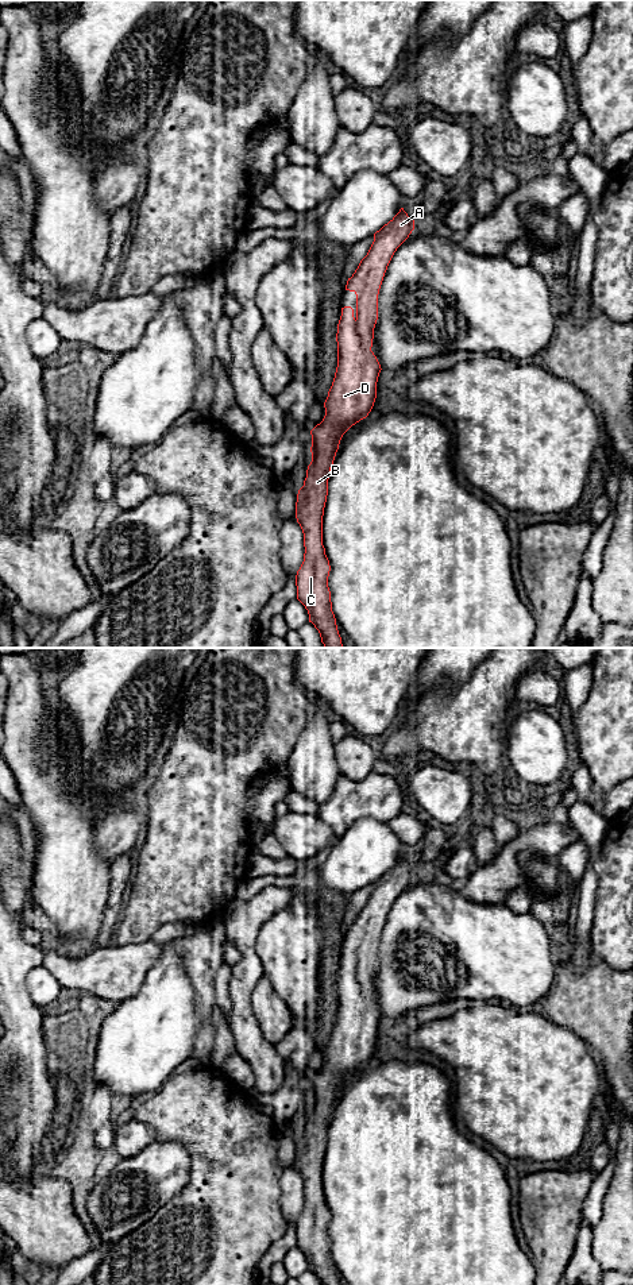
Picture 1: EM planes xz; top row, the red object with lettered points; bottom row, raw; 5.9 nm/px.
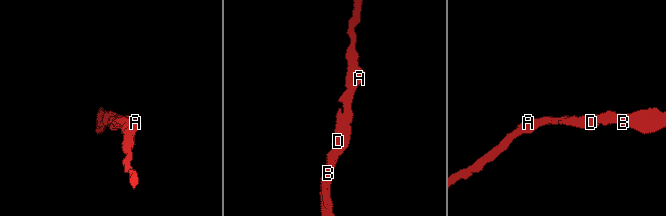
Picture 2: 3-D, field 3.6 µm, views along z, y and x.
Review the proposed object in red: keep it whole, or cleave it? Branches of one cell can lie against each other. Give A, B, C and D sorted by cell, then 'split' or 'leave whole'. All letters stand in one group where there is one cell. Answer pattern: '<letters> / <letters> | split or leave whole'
A B C D | leave whole

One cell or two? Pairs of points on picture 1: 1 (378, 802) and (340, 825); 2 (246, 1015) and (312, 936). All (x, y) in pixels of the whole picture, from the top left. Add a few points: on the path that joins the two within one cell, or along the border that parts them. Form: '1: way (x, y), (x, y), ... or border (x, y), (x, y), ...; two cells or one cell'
1: way (369, 802), (363, 802), (350, 815); one cell
2: border (255, 944), (255, 952), (262, 964), (263, 975); two cells

